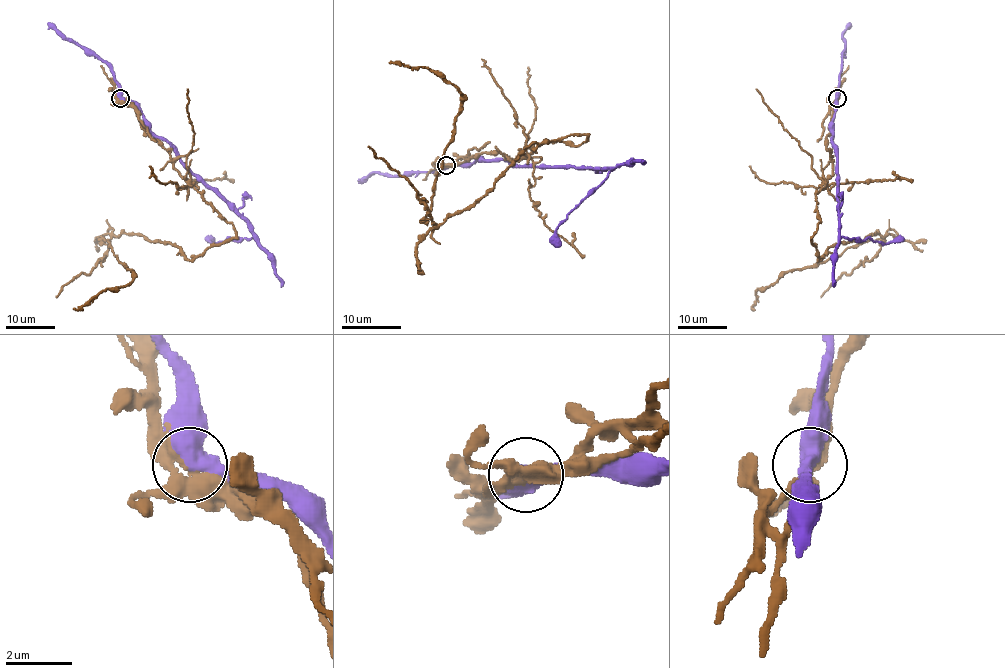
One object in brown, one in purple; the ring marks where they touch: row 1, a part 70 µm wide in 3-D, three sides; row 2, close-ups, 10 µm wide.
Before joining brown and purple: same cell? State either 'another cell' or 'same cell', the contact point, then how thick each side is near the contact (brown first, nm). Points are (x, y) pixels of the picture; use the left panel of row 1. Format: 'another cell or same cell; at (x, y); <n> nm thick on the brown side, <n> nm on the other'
another cell; at (120, 98); 360 nm thick on the brown side, 480 nm on the other

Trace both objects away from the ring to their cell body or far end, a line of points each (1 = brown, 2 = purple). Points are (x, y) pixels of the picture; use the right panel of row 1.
1: (837, 98), (811, 242), (819, 260), (885, 237), (784, 272), (752, 308)
2: (837, 98), (832, 145), (837, 158), (839, 234), (886, 243), (903, 237)

